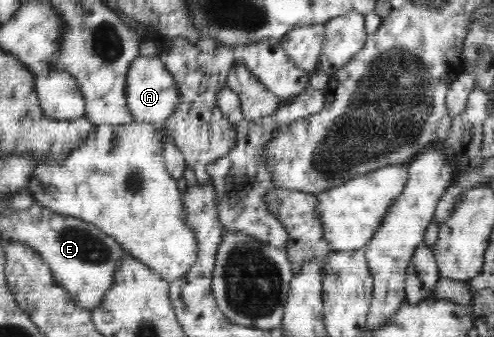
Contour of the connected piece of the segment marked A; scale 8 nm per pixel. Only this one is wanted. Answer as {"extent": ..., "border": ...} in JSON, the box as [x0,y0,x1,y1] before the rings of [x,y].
{"extent":[125,56,181,125],"border":[[[160,56],[136,57],[127,73],[125,98],[127,98],[127,108],[133,114],[135,121],[154,125],[162,124],[177,109],[181,99],[181,94],[175,86],[174,76],[165,67],[164,59]]]}

